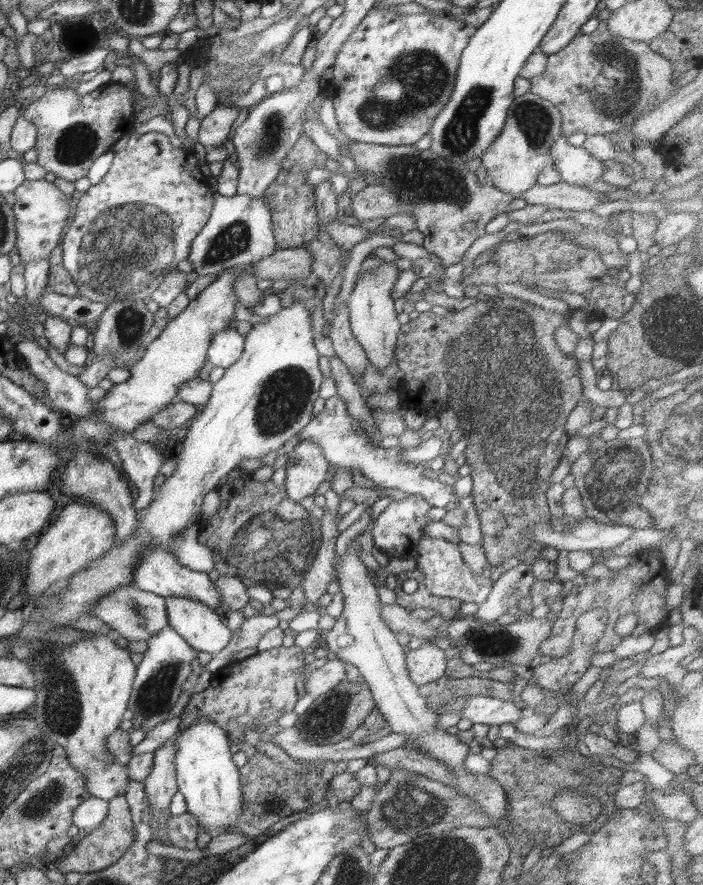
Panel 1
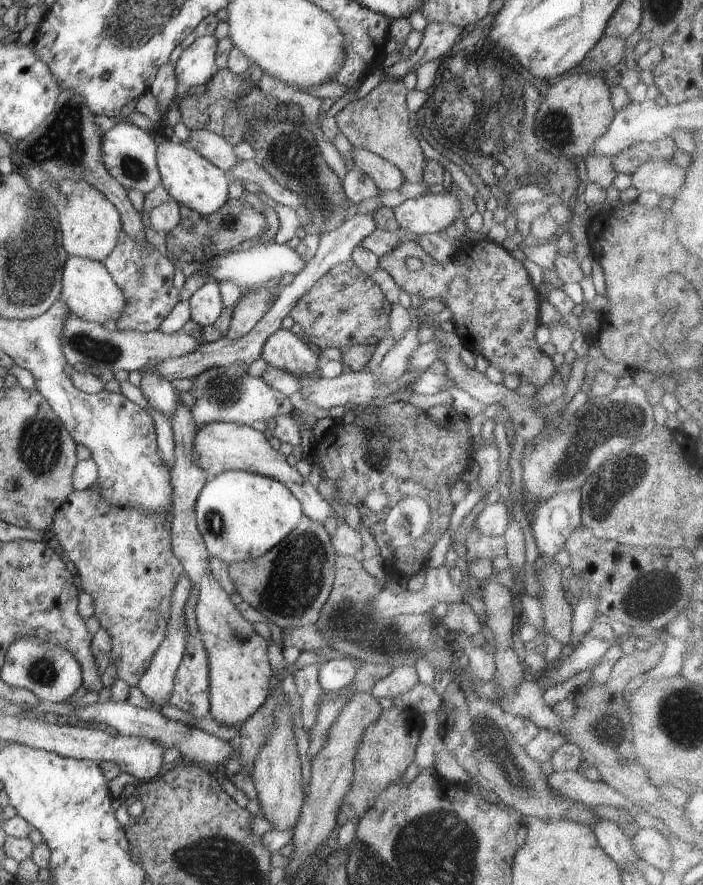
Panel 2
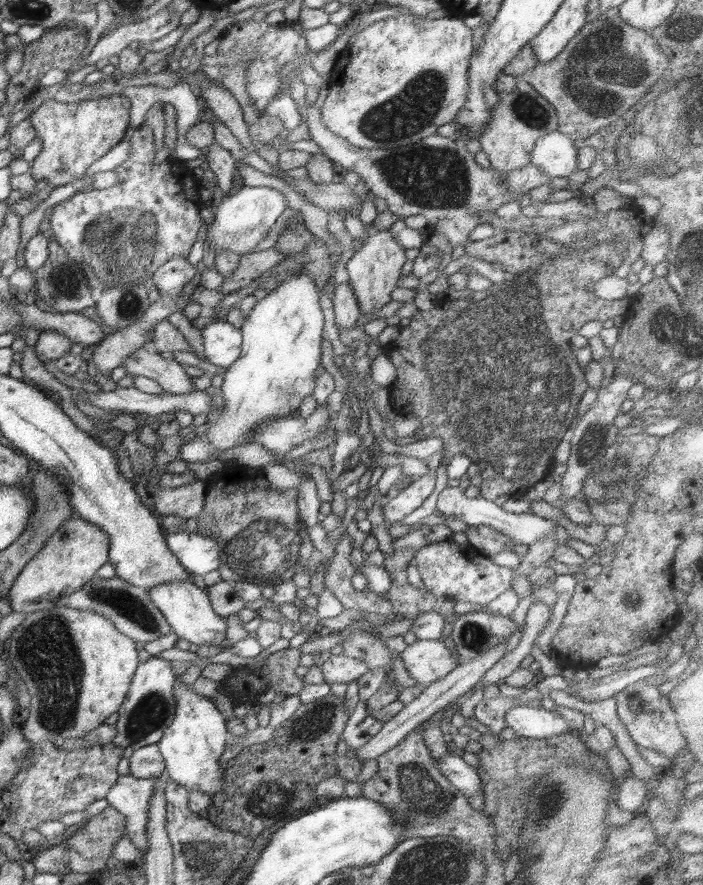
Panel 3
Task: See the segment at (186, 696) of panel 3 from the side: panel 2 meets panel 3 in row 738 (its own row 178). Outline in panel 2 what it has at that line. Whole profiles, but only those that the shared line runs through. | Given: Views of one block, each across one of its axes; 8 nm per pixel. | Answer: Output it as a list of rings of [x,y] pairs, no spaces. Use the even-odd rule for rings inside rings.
[[[164,142],[160,144],[157,151],[157,166],[160,178],[162,178],[162,186],[168,191],[171,198],[202,216],[213,214],[229,200],[228,188],[233,181],[227,172],[180,143]]]

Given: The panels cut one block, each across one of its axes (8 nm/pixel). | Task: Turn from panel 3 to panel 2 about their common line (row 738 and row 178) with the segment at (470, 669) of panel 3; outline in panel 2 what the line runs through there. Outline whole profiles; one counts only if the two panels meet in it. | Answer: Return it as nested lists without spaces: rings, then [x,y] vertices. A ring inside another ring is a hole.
[[[363,147],[352,150],[353,162],[364,174],[372,176],[380,191],[398,190],[405,183],[404,172],[400,172],[394,164],[380,158]]]

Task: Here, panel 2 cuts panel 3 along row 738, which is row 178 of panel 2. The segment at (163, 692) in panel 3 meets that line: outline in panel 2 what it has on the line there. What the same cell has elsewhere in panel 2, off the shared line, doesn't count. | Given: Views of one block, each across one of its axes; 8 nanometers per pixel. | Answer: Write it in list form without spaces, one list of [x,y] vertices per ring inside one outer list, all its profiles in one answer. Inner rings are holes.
[[[126,122],[116,124],[101,137],[101,156],[108,174],[118,180],[124,189],[137,190],[144,195],[156,187],[162,186],[162,178],[158,173],[156,146],[157,131],[144,131],[134,124]]]

